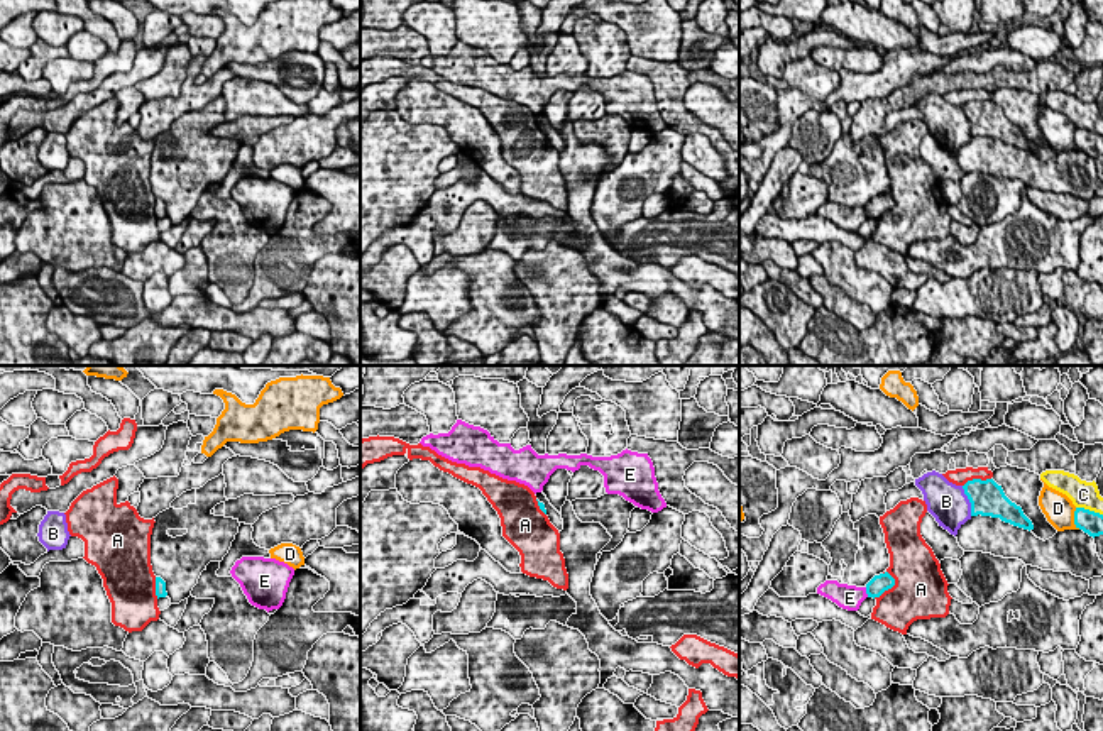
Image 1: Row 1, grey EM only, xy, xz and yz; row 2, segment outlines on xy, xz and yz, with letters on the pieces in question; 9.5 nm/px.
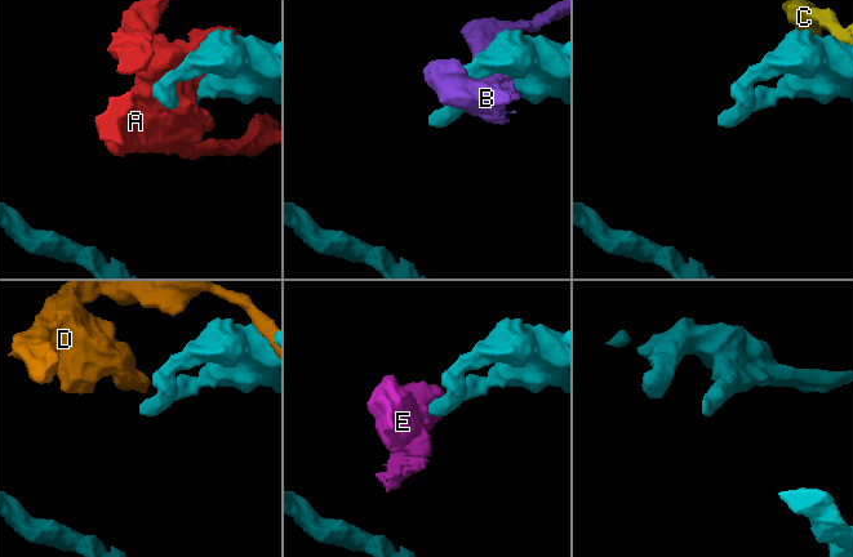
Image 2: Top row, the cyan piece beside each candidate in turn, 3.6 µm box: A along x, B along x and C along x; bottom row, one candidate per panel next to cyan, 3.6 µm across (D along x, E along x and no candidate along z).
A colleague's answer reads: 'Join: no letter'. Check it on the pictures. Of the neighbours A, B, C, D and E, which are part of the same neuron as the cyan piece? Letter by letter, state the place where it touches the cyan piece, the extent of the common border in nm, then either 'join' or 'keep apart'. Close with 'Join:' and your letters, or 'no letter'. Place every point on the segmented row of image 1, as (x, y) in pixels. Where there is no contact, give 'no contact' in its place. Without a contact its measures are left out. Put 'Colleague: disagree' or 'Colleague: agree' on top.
Colleague: agree
A: yz (890, 588) | 300 nm | keep apart
B: yz (970, 501) | 300 nm | keep apart
C: yz (1088, 510) | 260 nm | keep apart
D: yz (1075, 518) | 220 nm | keep apart
E: yz (867, 593) | 100 nm | keep apart
Join: no letter

